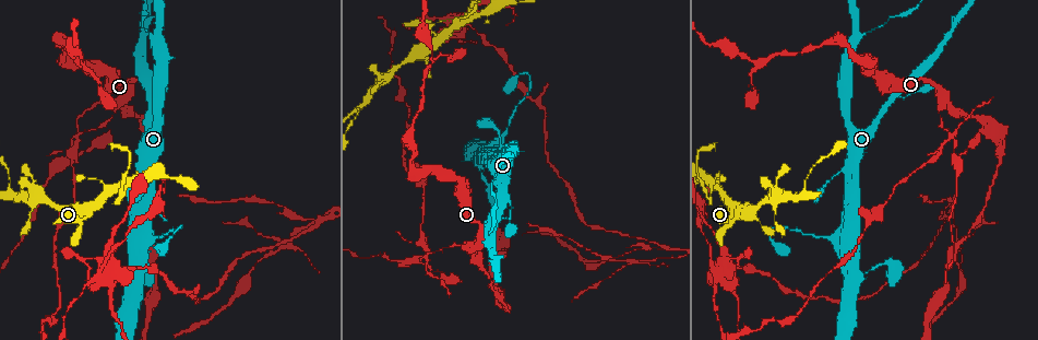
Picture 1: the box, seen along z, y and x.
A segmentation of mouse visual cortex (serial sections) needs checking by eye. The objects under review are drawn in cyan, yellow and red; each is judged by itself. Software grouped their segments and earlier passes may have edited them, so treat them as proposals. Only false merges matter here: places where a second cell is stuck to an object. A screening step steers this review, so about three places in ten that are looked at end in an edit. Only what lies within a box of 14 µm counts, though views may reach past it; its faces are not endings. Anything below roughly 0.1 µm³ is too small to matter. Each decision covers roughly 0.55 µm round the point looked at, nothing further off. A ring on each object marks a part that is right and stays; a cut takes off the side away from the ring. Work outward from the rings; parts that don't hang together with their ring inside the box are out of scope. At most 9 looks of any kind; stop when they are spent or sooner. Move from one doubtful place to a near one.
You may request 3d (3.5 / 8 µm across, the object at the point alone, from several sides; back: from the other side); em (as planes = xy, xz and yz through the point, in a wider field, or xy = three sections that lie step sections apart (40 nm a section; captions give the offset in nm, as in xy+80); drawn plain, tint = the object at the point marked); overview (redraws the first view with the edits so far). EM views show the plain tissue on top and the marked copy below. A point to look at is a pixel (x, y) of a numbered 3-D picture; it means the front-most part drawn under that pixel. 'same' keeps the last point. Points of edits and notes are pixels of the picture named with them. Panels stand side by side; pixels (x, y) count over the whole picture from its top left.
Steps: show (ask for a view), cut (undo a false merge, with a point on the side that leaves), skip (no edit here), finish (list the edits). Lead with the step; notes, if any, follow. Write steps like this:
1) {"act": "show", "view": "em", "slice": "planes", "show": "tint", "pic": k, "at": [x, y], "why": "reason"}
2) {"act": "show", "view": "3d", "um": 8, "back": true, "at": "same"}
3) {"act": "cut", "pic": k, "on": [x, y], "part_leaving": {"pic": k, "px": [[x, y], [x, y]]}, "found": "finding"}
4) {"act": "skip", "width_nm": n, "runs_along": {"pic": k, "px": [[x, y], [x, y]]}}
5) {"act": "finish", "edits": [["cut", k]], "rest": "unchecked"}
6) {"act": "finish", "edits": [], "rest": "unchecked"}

{"act": "show", "view": "em", "slice": "planes", "show": "tint", "pic": 1, "at": [473, 246], "why": "three arms meet"}

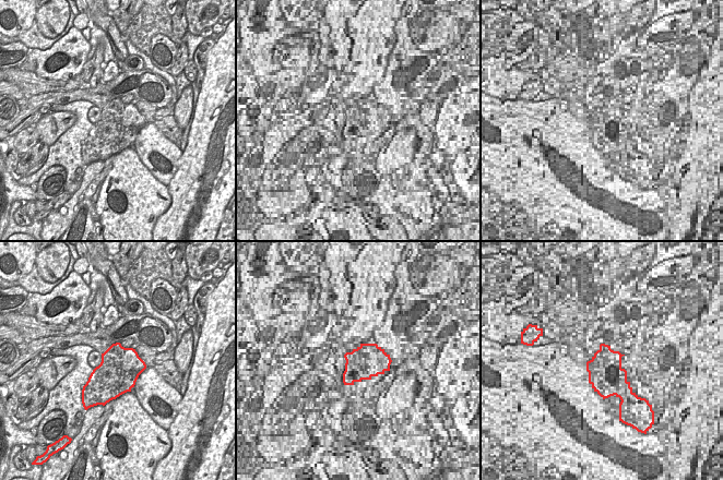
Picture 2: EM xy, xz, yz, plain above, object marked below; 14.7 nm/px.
{"act": "show", "view": "3d", "um": 3.5, "at": "same"}

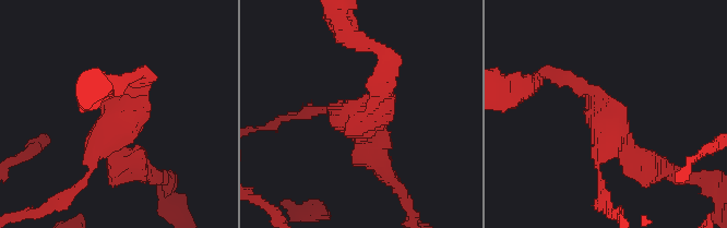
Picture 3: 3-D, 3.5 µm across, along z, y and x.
{"act": "skip", "arms": 3, "runs_along": {"pic": 3, "px": [[573, 79], [659, 169]]}, "found": "one cell here"}

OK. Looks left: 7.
{"act": "show", "view": "3d", "um": 3.5, "pic": 1, "at": [842, 238]}

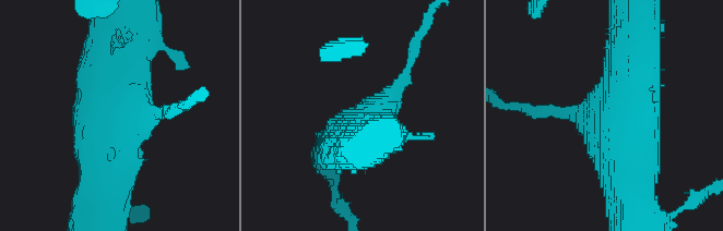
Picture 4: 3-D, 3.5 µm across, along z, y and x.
{"act": "skip", "runs_along": {"pic": 4, "px": [[119, 38], [99, 175]]}, "found": "continuous, no second cell"}

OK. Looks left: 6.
{"act": "show", "view": "3d", "um": 3.5, "pic": 1, "at": [744, 215]}

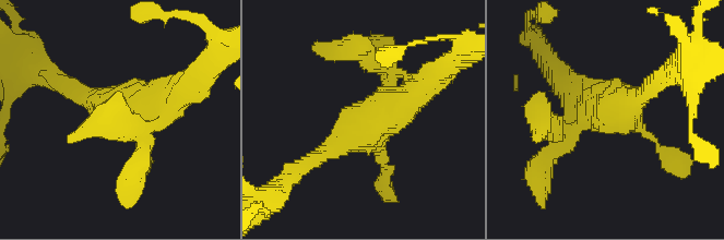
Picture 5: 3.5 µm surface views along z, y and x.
{"act": "skip", "runs_along": {"pic": 5, "px": [[378, 62], [384, 110], [321, 155]]}, "found": "continuous, no second cell"}

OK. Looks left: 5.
{"act": "show", "view": "3d", "um": 8, "pic": 1, "at": [14, 194], "why": "thin arm on a thick one"}

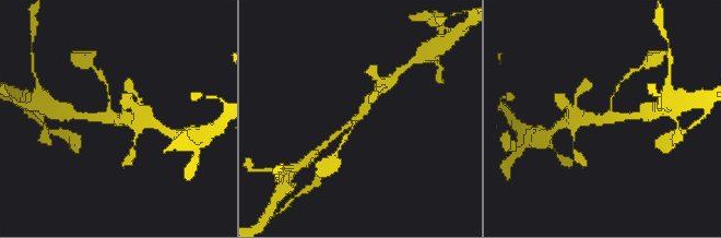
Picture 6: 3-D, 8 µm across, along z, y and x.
{"act": "show", "view": "3d", "um": 3.5, "pic": 6, "at": [113, 118]}

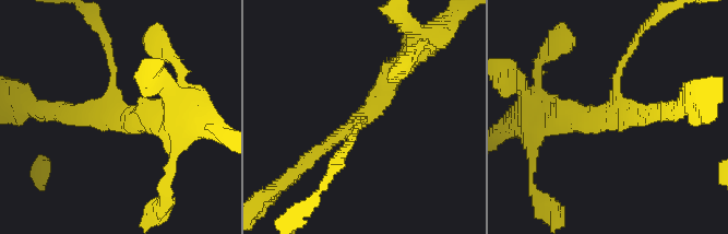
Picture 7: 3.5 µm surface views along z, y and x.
{"act": "show", "view": "em", "slice": "xy", "step": 2, "show": "tint", "pic": 7, "at": [121, 115], "arms": 3, "arm_widths_nm": [100, 200, 300]}

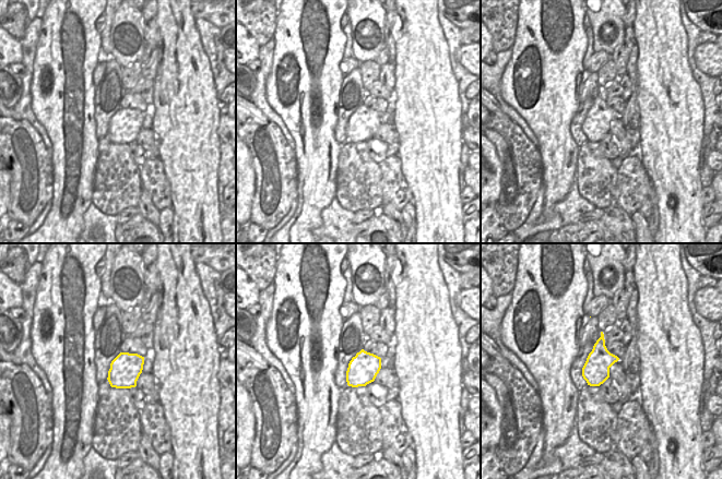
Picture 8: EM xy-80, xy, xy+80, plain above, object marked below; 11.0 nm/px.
{"act": "skip", "runs_along": {"pic": 7, "px": [[549, 119], [605, 116], [630, 49]]}, "found": "all the same cell"}

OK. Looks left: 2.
{"act": "finish", "edits": [], "rest": "unchecked"}

